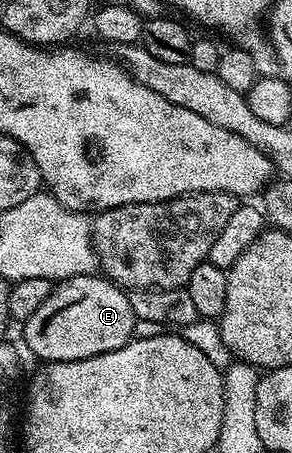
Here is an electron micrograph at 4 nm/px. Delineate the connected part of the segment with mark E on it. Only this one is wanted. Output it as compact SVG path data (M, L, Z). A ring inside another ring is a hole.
M87 274L84 276L73 276L67 280L60 280L54 284L52 294L24 322L26 328L22 336L26 339L26 348L34 356L39 356L42 362L72 362L99 356L112 350L120 350L120 346L129 344L134 336L134 321L136 317L132 310L132 302L129 295L119 288L113 280L106 279L101 274Z

